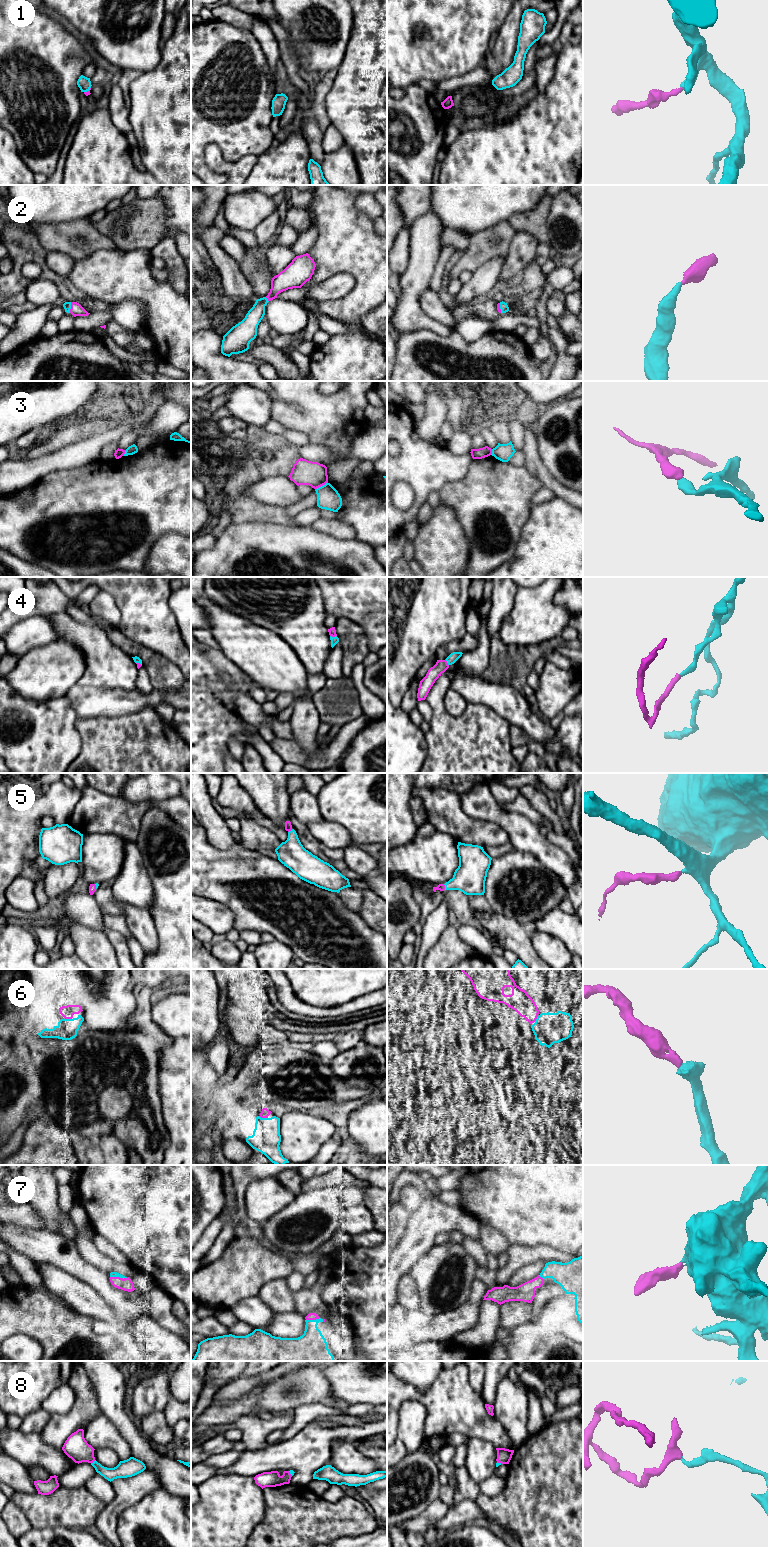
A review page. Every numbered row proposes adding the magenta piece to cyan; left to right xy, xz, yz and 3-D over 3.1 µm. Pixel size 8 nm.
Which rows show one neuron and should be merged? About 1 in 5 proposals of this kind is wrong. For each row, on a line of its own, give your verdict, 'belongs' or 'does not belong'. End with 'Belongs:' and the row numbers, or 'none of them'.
1: belongs
2: belongs
3: does not belong
4: belongs
5: belongs
6: belongs
7: belongs
8: belongs
Belongs: 1, 2, 4, 5, 6, 7, 8

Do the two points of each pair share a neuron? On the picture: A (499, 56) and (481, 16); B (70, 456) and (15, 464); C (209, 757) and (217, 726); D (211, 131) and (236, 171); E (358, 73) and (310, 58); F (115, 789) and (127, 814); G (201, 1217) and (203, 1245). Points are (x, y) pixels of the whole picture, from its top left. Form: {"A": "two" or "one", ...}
{"A": "two", "B": "one", "C": "one", "D": "two", "E": "two", "F": "two", "G": "two"}

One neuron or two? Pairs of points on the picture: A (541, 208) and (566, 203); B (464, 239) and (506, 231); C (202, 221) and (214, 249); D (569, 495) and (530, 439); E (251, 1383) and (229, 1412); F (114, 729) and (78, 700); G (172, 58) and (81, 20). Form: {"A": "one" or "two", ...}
{"A": "two", "B": "two", "C": "two", "D": "one", "E": "two", "F": "two", "G": "two"}

